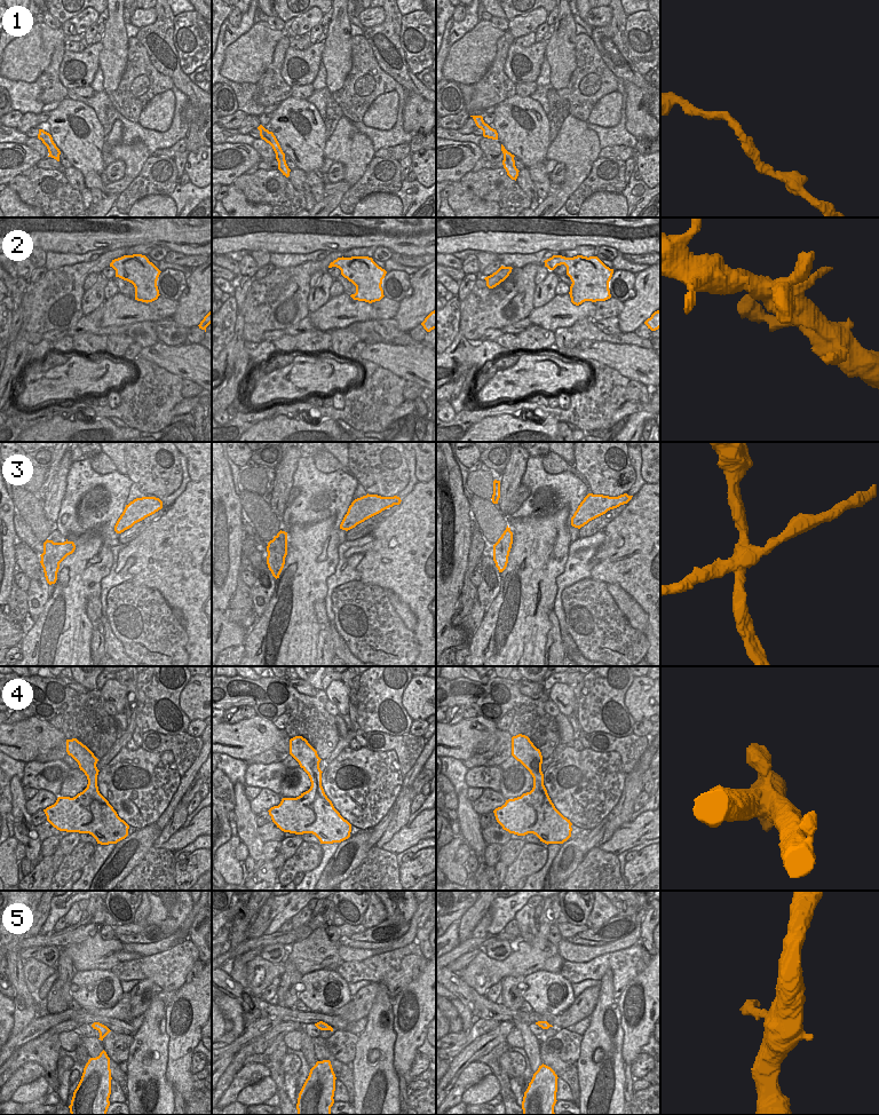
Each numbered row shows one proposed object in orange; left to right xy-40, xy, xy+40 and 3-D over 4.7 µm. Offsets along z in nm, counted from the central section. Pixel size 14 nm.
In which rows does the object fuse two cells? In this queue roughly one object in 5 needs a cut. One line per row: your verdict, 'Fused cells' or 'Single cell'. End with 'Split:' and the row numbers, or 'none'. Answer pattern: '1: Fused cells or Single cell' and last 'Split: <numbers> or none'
1: Single cell
2: Single cell
3: Fused cells
4: Single cell
5: Single cell
Split: 3.

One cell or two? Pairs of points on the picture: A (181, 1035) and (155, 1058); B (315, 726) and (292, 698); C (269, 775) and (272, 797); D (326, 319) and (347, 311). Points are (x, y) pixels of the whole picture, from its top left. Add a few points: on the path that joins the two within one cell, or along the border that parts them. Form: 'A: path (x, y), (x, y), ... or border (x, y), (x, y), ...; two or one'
A: border (165, 1020), (165, 1033), (168, 1037), (166, 1073); two
B: path (309, 719), (298, 705); one
C: border (261, 788), (268, 788), (278, 795); two
D: path (331, 316), (342, 311); one

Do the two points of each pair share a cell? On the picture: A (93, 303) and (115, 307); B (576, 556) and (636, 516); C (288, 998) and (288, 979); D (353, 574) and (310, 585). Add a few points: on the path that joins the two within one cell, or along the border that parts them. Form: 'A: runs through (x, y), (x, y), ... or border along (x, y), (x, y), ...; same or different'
A: border along (105, 300), (100, 306); different
B: border along (603, 530), (606, 540), (592, 560); different
C: runs through (286, 994), (287, 983); same
D: border along (339, 556), (335, 570), (326, 579), (324, 601); different

